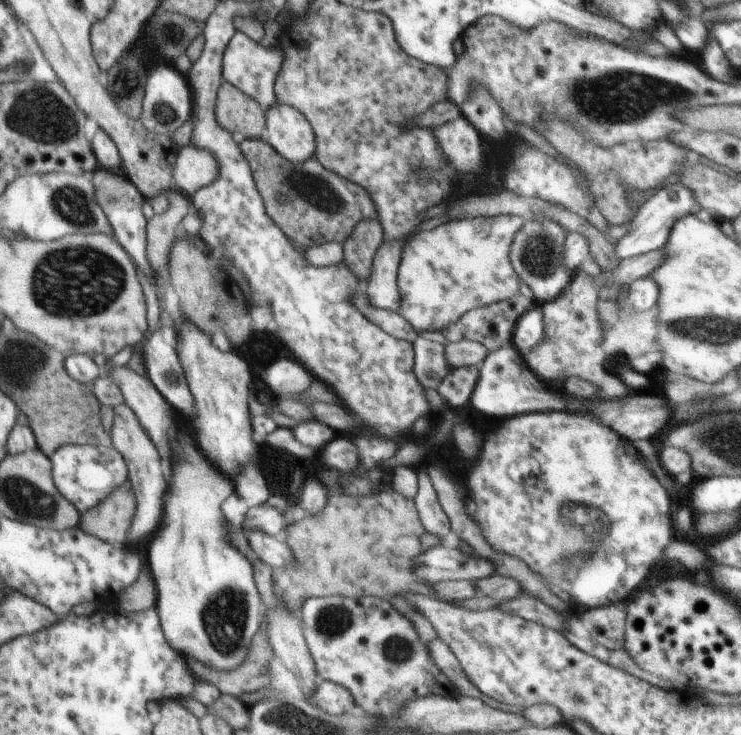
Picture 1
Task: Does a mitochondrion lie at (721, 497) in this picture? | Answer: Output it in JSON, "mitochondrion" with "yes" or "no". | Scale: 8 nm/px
{"mitochondrion":"no"}

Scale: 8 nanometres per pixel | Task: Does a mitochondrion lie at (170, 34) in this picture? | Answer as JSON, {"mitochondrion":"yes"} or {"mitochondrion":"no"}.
{"mitochondrion":"yes"}

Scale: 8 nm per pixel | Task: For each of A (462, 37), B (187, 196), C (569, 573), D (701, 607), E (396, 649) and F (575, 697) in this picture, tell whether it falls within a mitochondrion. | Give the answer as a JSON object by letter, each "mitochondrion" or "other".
{"A":"other","B":"other","C":"mitochondrion","D":"other","E":"mitochondrion","F":"mitochondrion"}

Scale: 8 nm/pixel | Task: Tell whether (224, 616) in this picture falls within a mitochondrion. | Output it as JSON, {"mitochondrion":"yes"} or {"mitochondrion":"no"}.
{"mitochondrion":"yes"}

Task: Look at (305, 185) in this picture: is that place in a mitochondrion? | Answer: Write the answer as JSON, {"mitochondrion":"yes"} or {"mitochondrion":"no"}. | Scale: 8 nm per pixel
{"mitochondrion":"yes"}

